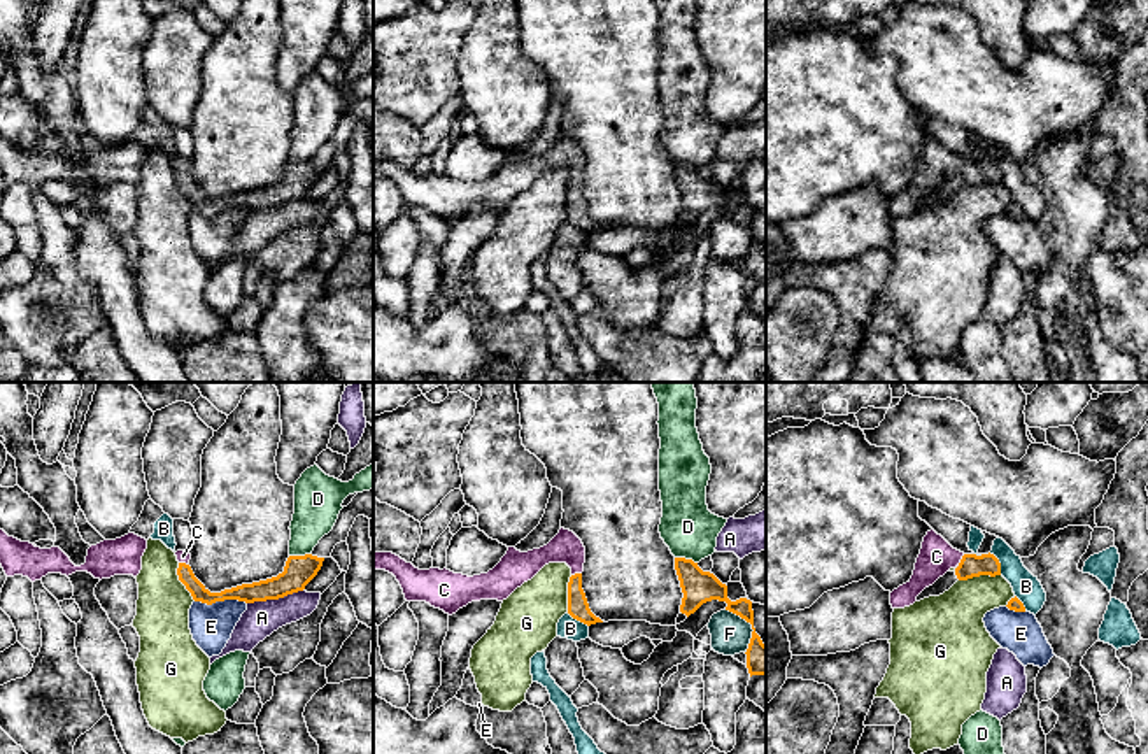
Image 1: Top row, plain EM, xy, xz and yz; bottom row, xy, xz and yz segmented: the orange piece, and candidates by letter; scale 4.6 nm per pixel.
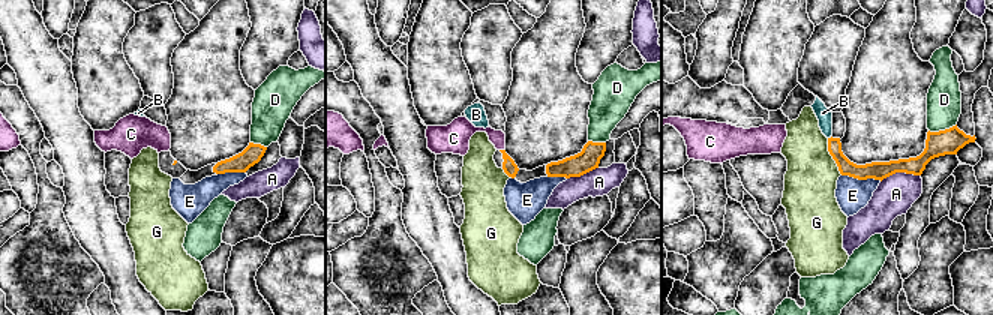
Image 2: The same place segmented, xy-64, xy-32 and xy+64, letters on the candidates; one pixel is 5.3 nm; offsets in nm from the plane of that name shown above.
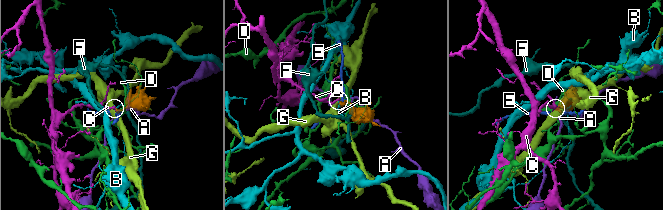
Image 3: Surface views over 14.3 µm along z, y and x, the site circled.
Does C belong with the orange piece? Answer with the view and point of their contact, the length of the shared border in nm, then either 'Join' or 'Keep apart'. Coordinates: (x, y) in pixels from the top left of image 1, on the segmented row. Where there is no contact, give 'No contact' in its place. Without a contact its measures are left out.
Touches orange at yz (961, 561). Shared border 70 nm. Join

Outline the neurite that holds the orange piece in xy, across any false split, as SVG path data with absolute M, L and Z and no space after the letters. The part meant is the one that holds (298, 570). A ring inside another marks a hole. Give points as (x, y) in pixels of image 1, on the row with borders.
M177 551L175 556L179 561L177 568L179 580L186 586L195 601L202 601L207 605L224 600L238 600L245 603L279 600L287 594L303 591L305 586L317 575L324 561L324 558L317 558L312 554L289 556L284 572L279 573L277 577L252 584L242 584L231 589L224 589L221 593L210 593L195 577L191 566L188 565L191 554L188 551Z

